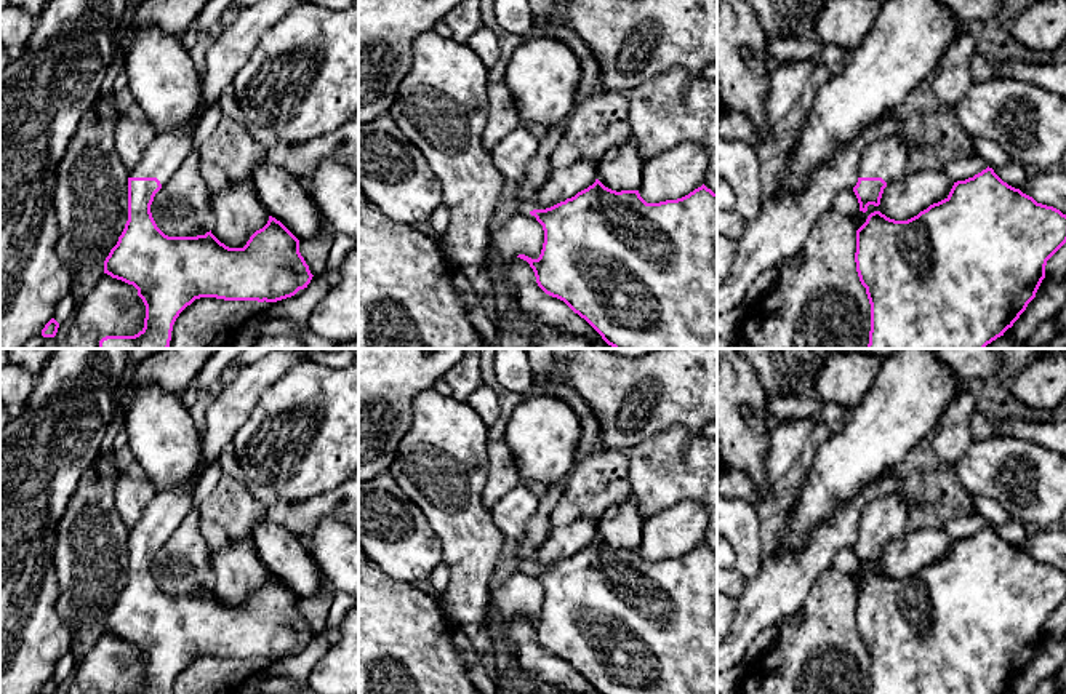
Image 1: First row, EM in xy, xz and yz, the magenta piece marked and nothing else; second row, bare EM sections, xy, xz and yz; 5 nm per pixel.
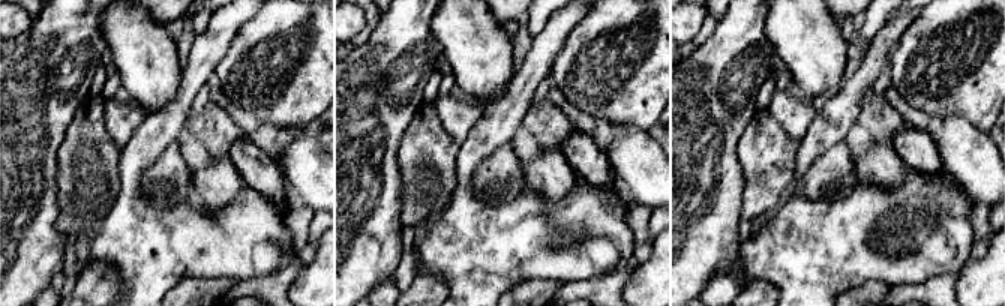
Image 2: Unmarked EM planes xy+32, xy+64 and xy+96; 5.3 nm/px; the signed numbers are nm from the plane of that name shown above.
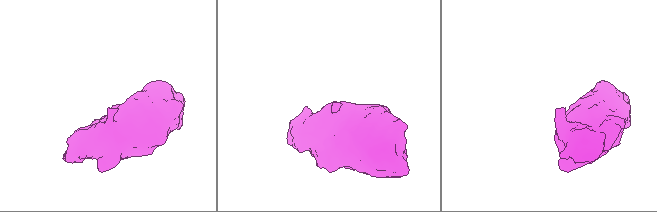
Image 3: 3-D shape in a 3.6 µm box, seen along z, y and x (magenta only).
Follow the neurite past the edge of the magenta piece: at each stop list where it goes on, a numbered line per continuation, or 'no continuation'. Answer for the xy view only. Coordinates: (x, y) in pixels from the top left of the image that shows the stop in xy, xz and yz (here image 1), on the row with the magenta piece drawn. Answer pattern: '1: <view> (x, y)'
1: xy (229, 53)

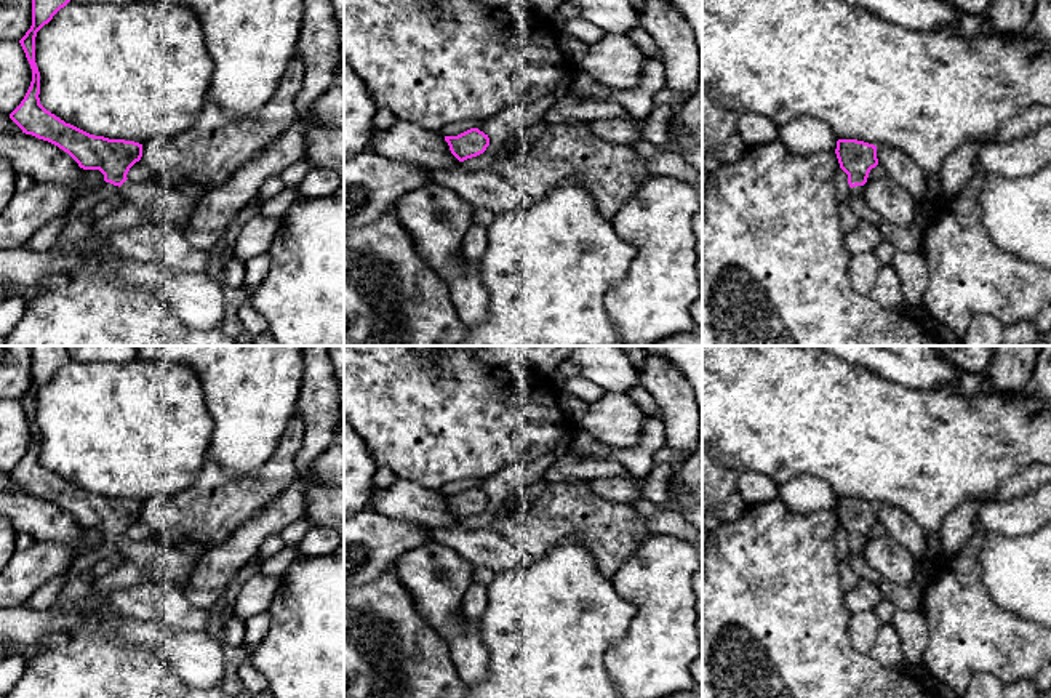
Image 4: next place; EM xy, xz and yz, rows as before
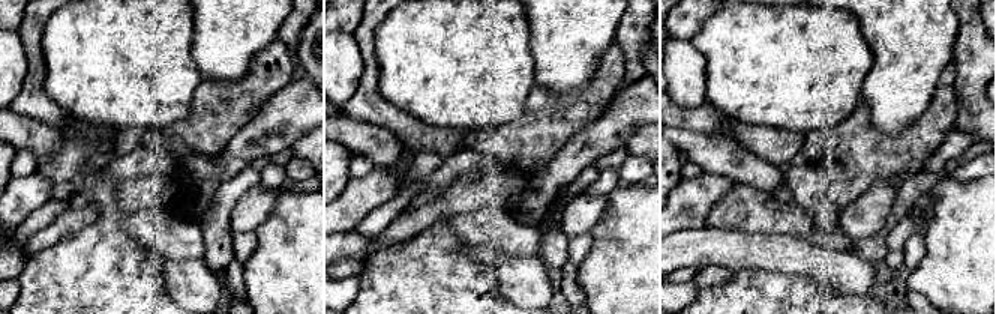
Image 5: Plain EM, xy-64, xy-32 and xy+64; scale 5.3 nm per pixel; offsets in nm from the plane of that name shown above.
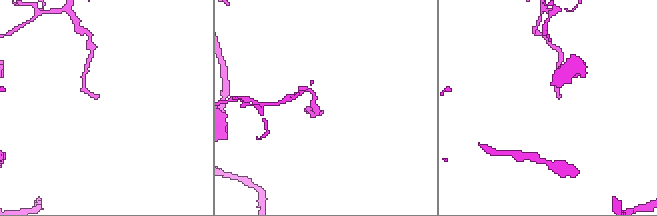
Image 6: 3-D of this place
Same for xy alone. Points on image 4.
1: xy (146, 194)

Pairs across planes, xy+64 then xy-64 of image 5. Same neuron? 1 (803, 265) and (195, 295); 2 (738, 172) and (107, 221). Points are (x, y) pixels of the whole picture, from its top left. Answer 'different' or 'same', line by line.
1: same
2: different

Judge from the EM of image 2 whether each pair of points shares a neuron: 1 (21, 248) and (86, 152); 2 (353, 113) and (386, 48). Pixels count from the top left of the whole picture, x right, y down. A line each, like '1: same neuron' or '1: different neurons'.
1: different neurons
2: same neuron

